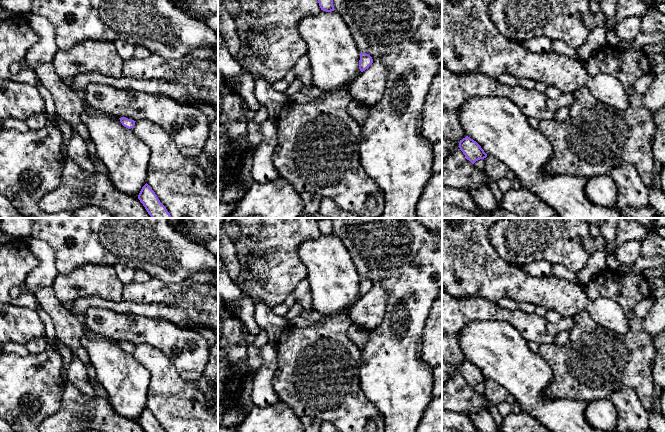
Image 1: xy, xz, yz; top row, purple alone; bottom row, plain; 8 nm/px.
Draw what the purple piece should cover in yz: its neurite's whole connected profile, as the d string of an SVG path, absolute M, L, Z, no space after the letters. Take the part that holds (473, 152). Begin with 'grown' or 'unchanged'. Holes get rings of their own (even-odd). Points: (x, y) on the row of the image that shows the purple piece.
unchanged | M468 136L460 140L459 148L472 164L487 157L481 146Z

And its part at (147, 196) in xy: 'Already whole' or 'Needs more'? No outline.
Already whole

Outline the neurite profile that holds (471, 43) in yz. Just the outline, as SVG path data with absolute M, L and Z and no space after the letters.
M442 0L442 63L455 74L481 73L492 78L498 78L502 74L511 74L517 78L531 78L535 81L543 81L547 85L557 87L562 93L575 93L580 87L587 86L592 95L602 103L611 106L618 111L624 111L629 107L629 96L622 83L612 75L600 73L591 77L583 63L576 59L561 54L531 53L520 42L510 40L501 35L491 21L488 9L493 0Z

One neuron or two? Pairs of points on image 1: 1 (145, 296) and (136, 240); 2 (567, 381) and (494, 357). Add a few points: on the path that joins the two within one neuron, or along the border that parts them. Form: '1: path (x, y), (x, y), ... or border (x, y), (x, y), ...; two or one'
1: border (151, 277), (166, 283), (174, 283); two
2: border (541, 357), (552, 372), (544, 394), (564, 398); two

